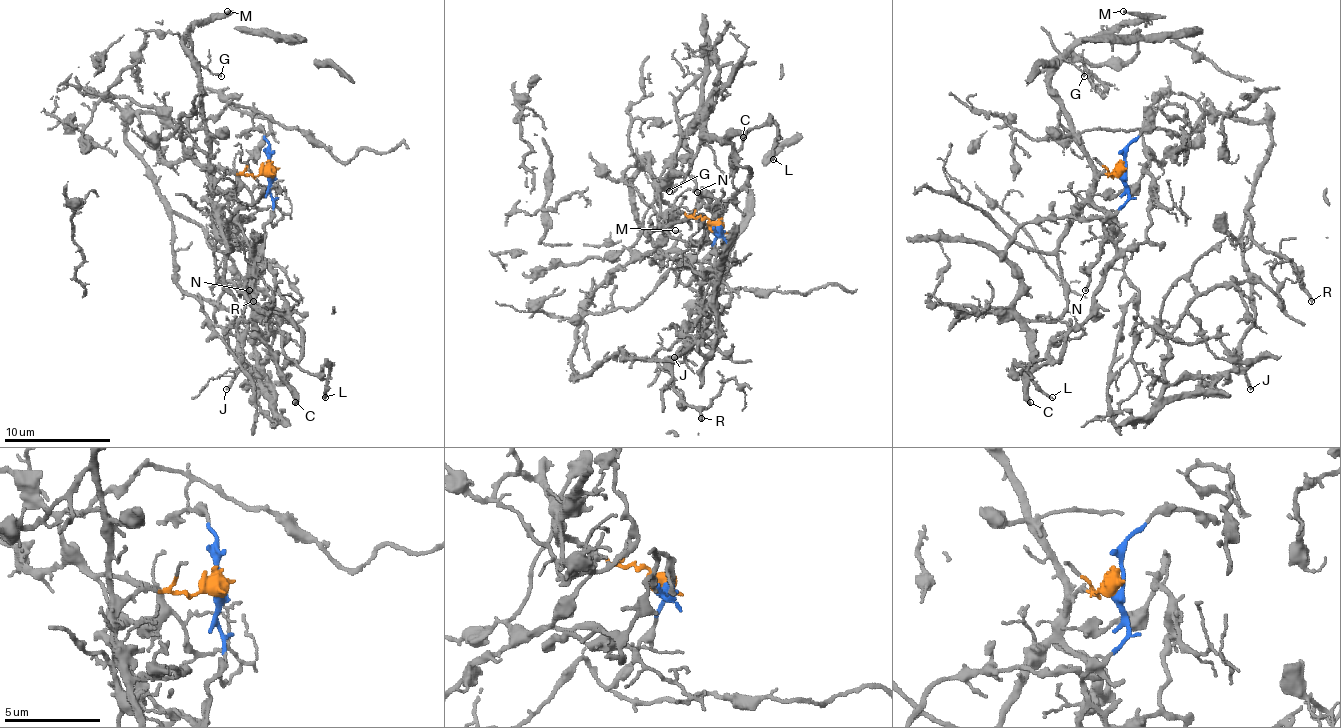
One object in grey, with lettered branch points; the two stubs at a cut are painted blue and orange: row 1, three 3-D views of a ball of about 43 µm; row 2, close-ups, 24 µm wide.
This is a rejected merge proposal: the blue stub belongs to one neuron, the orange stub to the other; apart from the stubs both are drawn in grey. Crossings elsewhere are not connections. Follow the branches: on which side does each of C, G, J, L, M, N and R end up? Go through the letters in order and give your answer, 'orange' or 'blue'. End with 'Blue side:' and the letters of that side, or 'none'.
C: blue
G: orange
J: orange
L: blue
M: orange
N: blue
R: orange
Blue side: C, L, N

